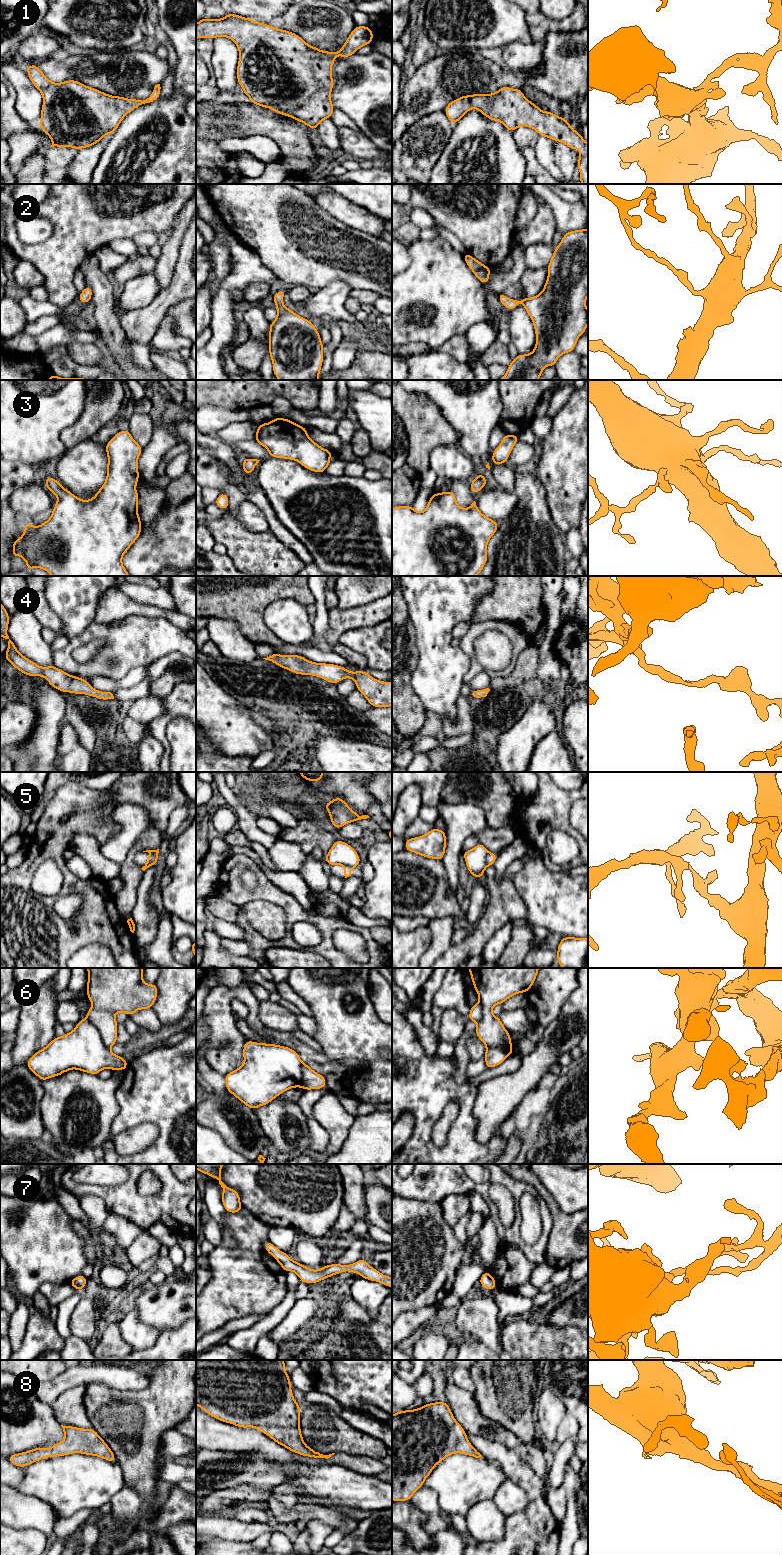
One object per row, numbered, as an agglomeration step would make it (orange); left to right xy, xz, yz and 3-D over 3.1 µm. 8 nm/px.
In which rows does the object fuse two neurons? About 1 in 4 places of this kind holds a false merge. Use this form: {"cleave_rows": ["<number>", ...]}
{"cleave_rows": ["5", "6"]}

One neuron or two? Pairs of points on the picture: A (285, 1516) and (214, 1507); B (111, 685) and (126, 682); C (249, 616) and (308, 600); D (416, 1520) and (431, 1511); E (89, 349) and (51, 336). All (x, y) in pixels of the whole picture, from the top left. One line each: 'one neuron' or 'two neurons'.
A: two neurons
B: one neuron
C: one neuron
D: two neurons
E: two neurons

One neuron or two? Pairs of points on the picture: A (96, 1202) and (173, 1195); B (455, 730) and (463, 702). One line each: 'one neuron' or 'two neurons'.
A: two neurons
B: one neuron

